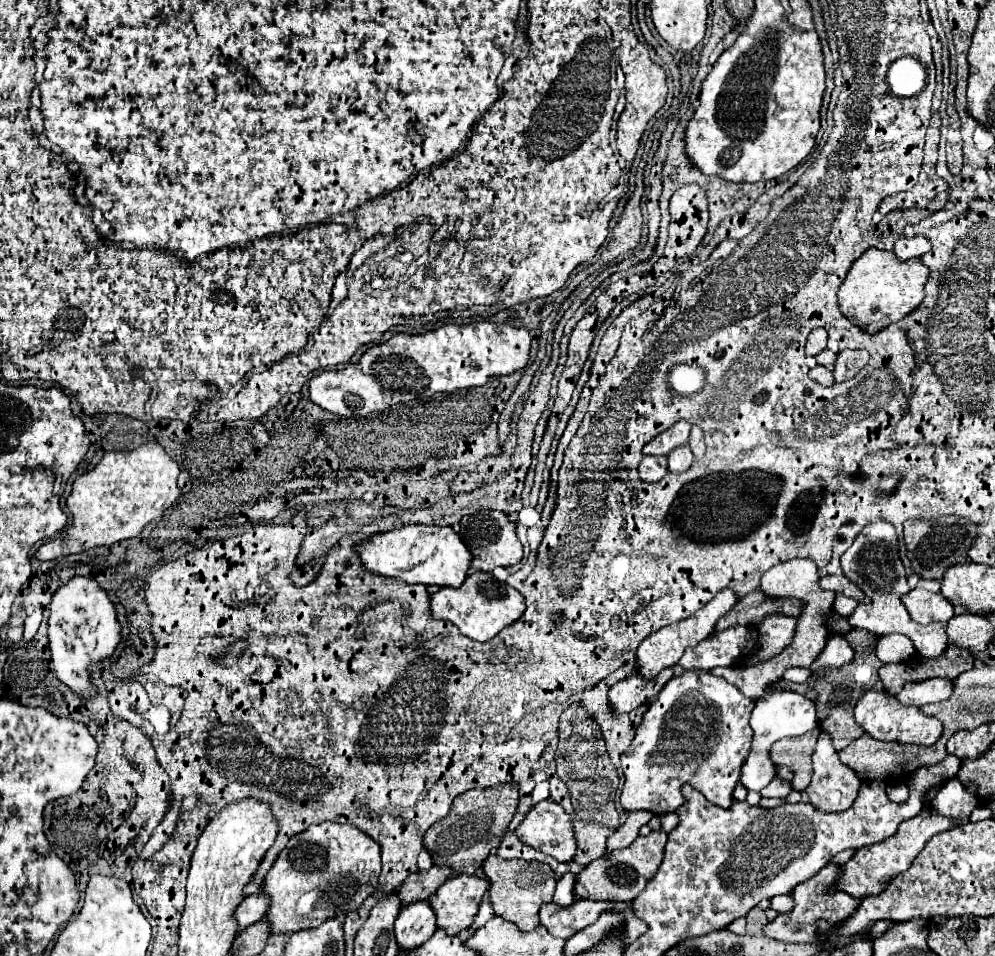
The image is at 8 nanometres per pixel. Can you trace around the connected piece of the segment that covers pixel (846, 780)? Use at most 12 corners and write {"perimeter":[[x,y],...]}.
{"perimeter":[[824,729],[812,753],[808,803],[836,813],[854,803],[862,781],[840,763]]}

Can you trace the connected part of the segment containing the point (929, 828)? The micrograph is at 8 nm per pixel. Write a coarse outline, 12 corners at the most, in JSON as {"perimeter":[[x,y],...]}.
{"perimeter":[[936,811],[858,849],[838,889],[864,899],[904,873],[924,843],[954,827]]}

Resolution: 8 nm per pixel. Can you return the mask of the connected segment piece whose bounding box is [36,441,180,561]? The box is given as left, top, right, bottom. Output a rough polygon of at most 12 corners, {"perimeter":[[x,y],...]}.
{"perimeter":[[154,441],[106,451],[72,485],[74,515],[36,559],[136,537],[178,499]]}

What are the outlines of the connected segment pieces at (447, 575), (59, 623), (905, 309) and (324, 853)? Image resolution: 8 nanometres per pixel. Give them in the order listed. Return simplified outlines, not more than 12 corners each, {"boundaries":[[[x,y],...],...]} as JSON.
{"boundaries":[[[402,525],[354,545],[406,583],[460,587],[472,553],[452,527]],[[72,577],[50,601],[48,643],[61,682],[98,693],[92,665],[122,641],[96,579]],[[870,247],[850,267],[842,313],[876,333],[914,311],[930,271]],[[332,821],[286,843],[264,877],[270,935],[356,911],[380,847]]]}

